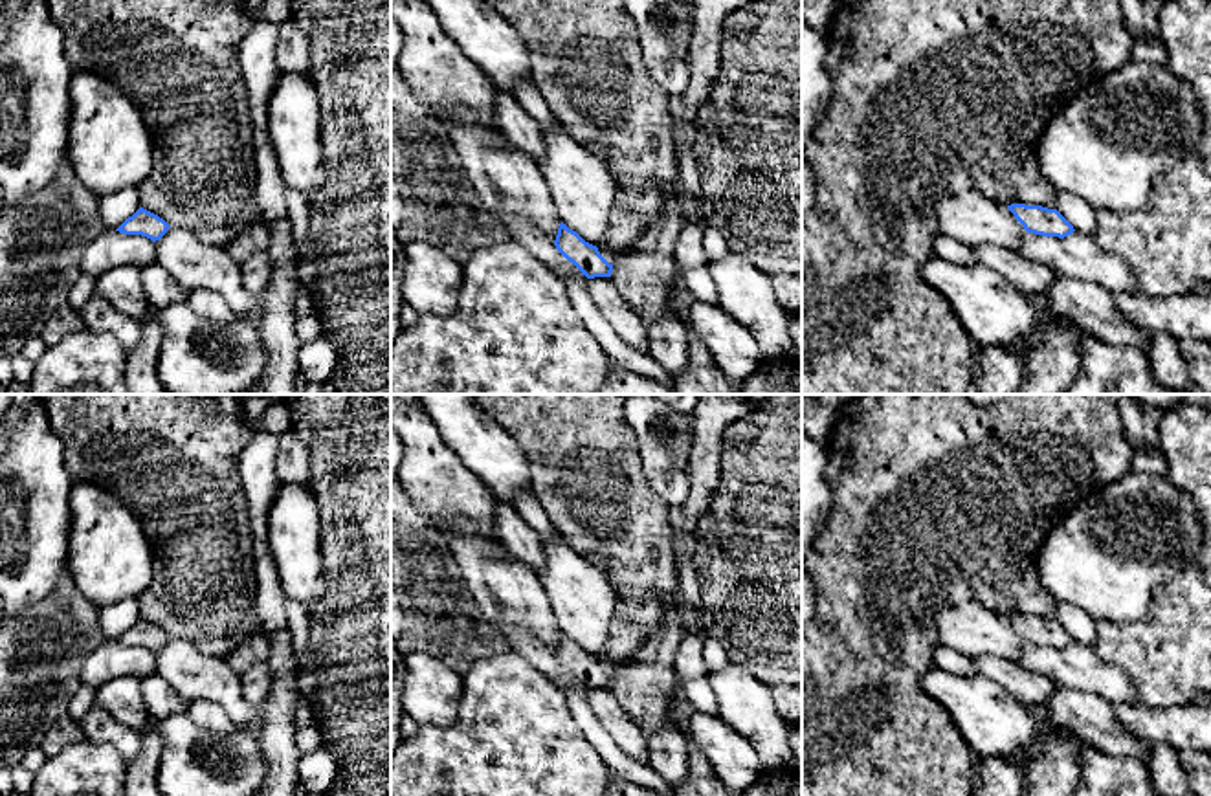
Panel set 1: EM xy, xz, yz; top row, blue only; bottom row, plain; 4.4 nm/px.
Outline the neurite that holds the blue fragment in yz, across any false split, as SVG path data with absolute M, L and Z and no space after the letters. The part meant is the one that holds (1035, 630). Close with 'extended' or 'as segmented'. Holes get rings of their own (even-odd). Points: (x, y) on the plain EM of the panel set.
M1011 614L1007 620L1028 644L1064 649L1075 642L1057 620L1026 614Z | as segmented

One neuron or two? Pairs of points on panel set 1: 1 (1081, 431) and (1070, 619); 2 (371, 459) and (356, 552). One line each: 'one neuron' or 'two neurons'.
1: two neurons
2: one neuron

